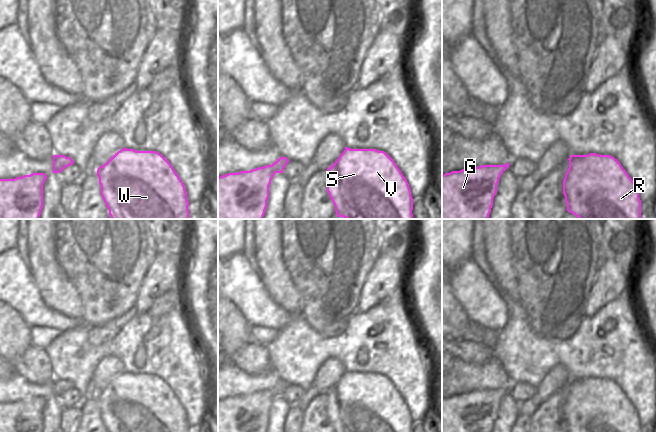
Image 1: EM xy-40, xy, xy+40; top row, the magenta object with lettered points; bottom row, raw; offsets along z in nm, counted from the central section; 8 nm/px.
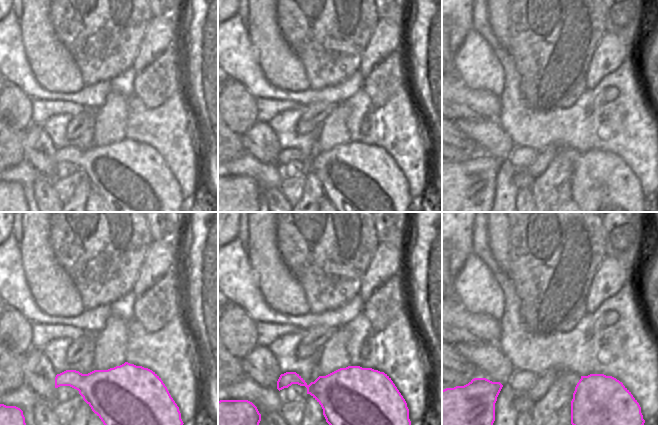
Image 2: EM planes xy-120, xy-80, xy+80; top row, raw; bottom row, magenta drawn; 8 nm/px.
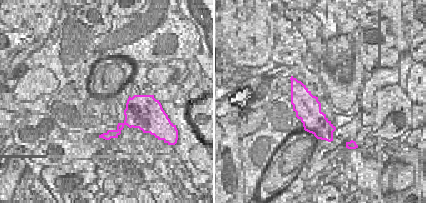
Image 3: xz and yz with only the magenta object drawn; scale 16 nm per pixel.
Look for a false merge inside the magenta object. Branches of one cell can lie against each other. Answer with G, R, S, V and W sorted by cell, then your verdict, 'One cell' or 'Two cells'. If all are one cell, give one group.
Groups: G R S V W. One cell

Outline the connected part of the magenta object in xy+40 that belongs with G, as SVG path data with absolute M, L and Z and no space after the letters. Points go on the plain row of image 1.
M482 389L442 399L442 432L492 432L501 398L509 391Z

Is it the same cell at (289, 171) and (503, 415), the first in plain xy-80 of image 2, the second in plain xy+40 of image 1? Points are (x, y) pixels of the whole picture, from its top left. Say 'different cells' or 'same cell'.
different cells

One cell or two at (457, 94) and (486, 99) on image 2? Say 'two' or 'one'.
one

